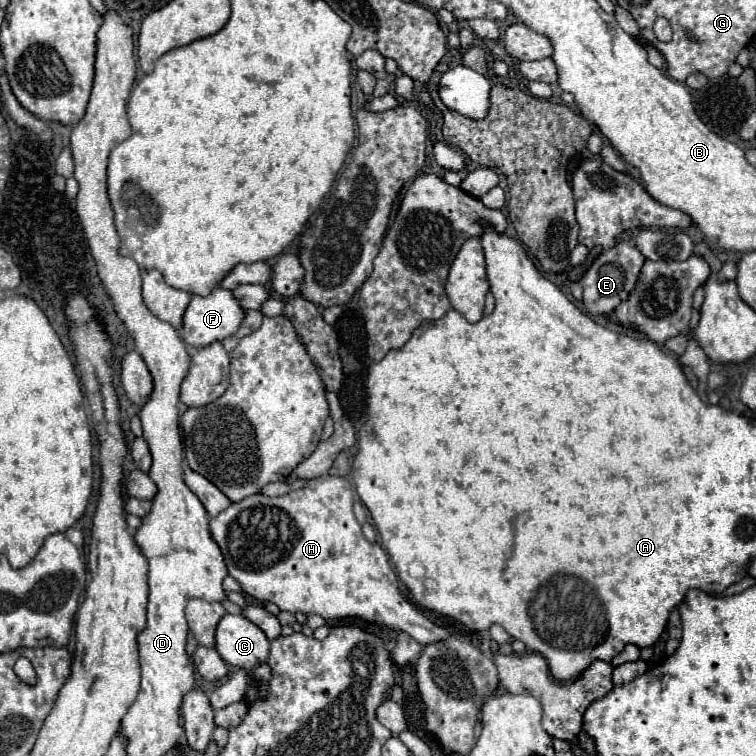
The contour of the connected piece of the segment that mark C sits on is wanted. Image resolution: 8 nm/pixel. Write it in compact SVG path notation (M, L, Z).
M225 615L217 625L217 651L227 665L253 671L267 661L269 639L243 615Z

